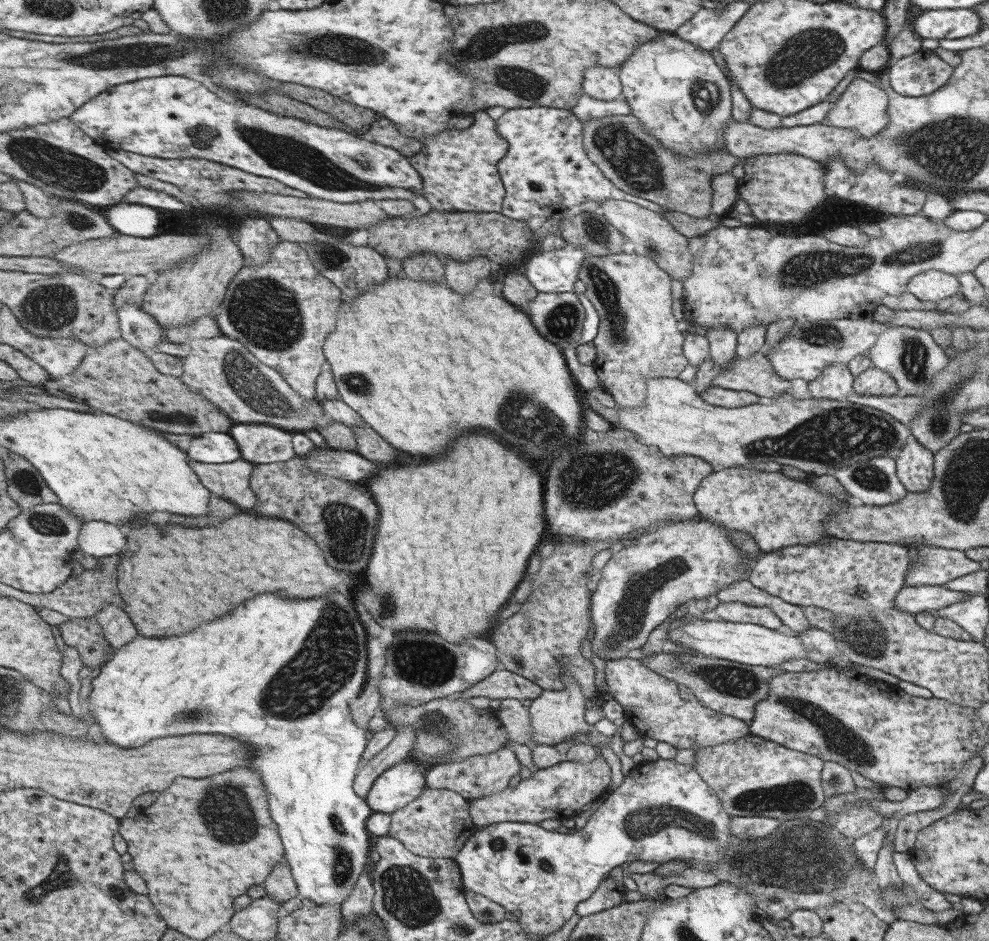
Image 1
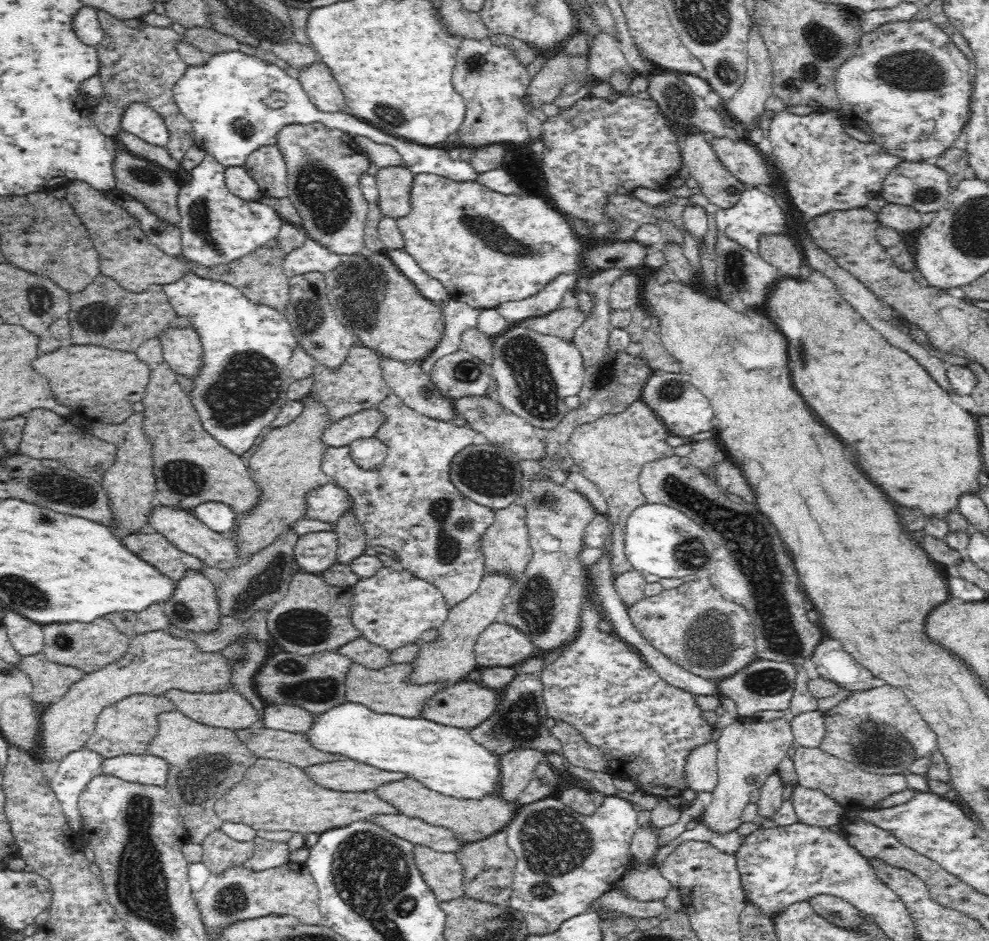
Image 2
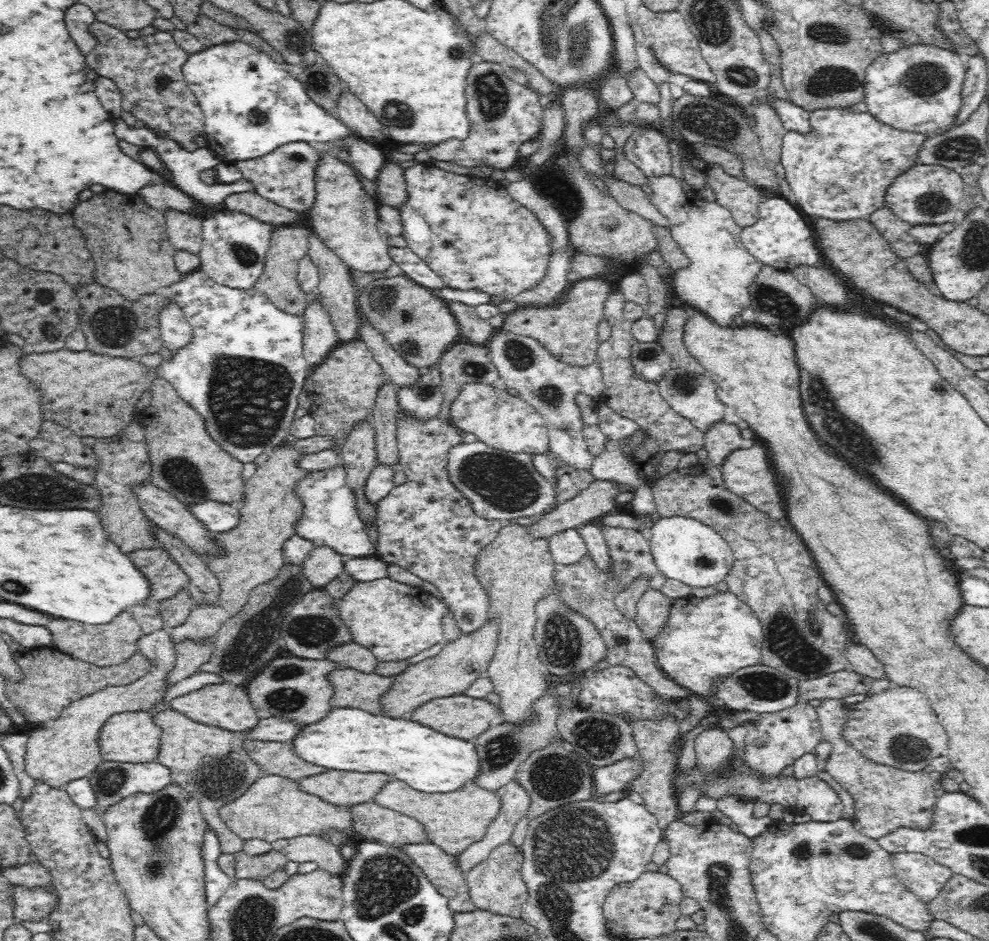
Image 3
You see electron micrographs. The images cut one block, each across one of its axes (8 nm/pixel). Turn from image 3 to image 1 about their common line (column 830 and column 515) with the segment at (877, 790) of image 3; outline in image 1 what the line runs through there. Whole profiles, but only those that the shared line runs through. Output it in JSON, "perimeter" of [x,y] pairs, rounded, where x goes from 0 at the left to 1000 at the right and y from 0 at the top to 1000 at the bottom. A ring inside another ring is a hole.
{"perimeter":[[[519,742],[507,744],[507,752],[503,755],[503,763],[513,774],[513,778],[517,778],[515,786],[519,791],[533,793],[535,784],[527,784],[527,782],[535,778],[535,763],[537,761],[533,761],[533,752],[529,752],[529,748],[525,744],[519,744]],[[509,793],[503,799],[468,806],[466,810],[442,810],[442,812],[438,812],[438,816],[434,820],[430,820],[430,837],[458,840],[474,852],[474,850],[498,846],[498,844],[513,840],[513,835],[517,835],[517,831],[521,831],[521,827],[525,827],[525,818],[527,818],[527,810],[523,806],[523,799],[519,795]]]}

